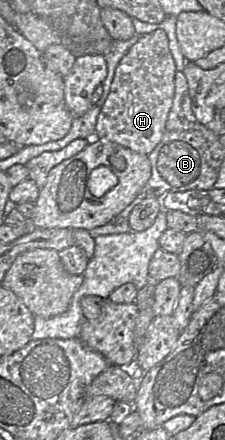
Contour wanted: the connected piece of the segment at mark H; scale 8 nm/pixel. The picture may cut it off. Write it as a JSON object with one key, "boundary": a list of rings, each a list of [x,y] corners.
{"boundary":[[[158,29],[140,36],[116,67],[110,92],[96,123],[98,139],[148,155],[161,141],[175,93],[177,69],[167,33]]]}

